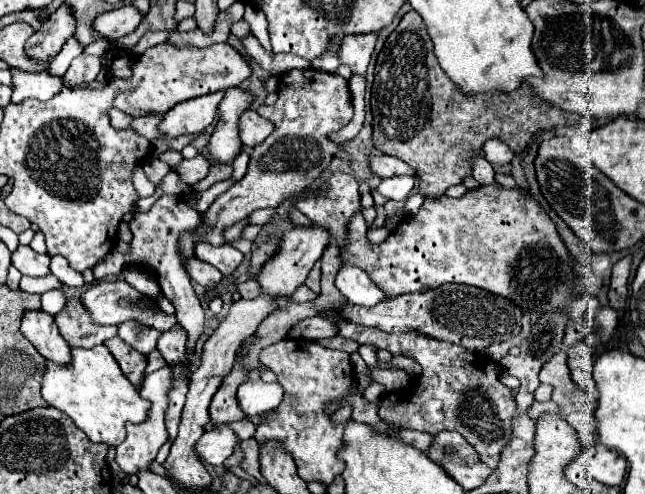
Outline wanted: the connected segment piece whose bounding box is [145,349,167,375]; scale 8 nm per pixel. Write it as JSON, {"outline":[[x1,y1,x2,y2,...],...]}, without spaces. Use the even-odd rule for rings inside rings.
{"outline":[[155,349,152,353,147,355,147,366,145,370,145,374,148,375,158,369,167,365,165,359,162,357,161,353]]}

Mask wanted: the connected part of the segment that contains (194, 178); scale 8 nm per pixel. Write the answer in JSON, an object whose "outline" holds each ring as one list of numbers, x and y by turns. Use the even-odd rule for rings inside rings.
{"outline":[[196,155,194,159,184,159,176,171,188,185,196,185,208,175,208,169,210,169,210,159,206,159,204,155]]}

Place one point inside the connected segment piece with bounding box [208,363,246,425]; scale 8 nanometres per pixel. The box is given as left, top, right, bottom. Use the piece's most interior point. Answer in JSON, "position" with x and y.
{"position":[223,409]}

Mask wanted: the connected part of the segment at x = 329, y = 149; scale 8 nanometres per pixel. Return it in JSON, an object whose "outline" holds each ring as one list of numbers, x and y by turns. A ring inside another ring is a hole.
{"outline":[[316,69,286,71,278,83,278,101,270,107,262,105,258,115,274,123,274,131,252,149,246,175,222,193,204,213,204,221,210,229,202,241,212,245,222,245,222,229,246,219,252,211,280,207,286,199,302,195,310,183,330,167,330,161,344,151,332,135,346,127,354,115,348,81,336,73]]}

